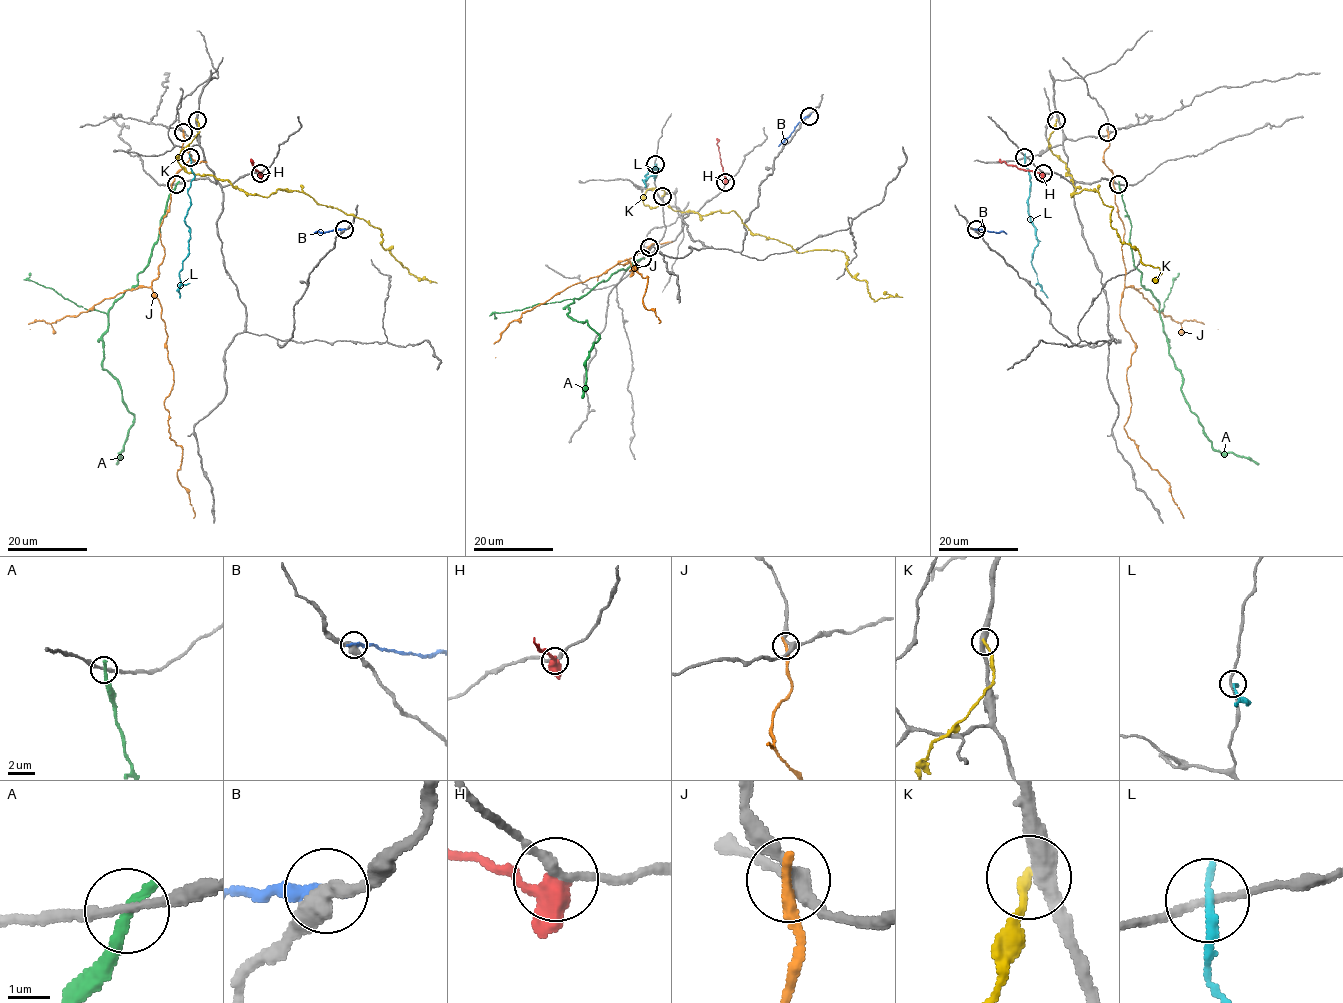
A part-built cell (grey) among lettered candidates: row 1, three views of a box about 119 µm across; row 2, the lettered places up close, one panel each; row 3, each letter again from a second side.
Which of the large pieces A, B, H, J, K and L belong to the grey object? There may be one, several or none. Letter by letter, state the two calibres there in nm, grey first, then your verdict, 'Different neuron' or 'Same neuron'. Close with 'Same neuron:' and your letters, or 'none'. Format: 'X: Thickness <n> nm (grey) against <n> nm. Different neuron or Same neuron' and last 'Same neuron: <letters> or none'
A: Thickness 180 nm (grey) against 360 nm. Different neuron
B: Thickness 420 nm (grey) against 280 nm. Different neuron
H: Thickness 200 nm (grey) against 440 nm. Different neuron
J: Thickness 280 nm (grey) against 280 nm. Different neuron
K: Thickness 420 nm (grey) against 220 nm. Different neuron
L: Thickness 170 nm (grey) against 240 nm. Different neuron
Same neuron: none

